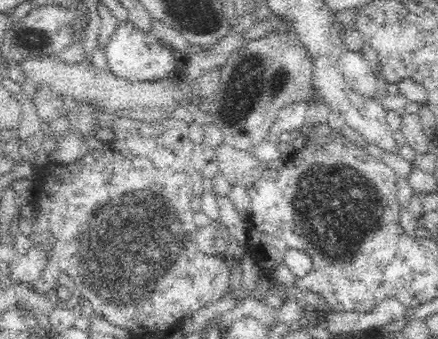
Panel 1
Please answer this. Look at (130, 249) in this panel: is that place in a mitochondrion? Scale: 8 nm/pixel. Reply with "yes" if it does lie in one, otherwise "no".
yes

